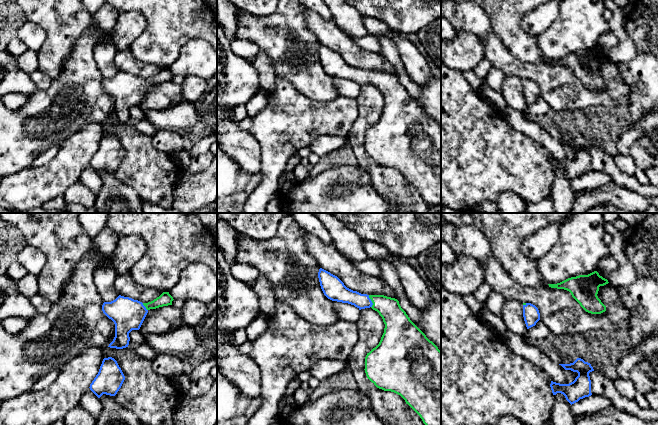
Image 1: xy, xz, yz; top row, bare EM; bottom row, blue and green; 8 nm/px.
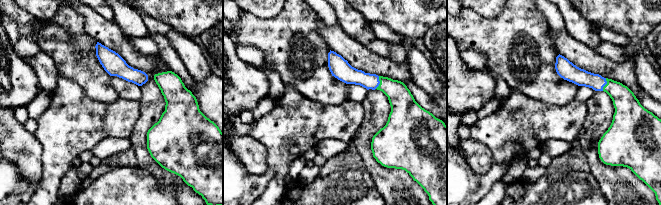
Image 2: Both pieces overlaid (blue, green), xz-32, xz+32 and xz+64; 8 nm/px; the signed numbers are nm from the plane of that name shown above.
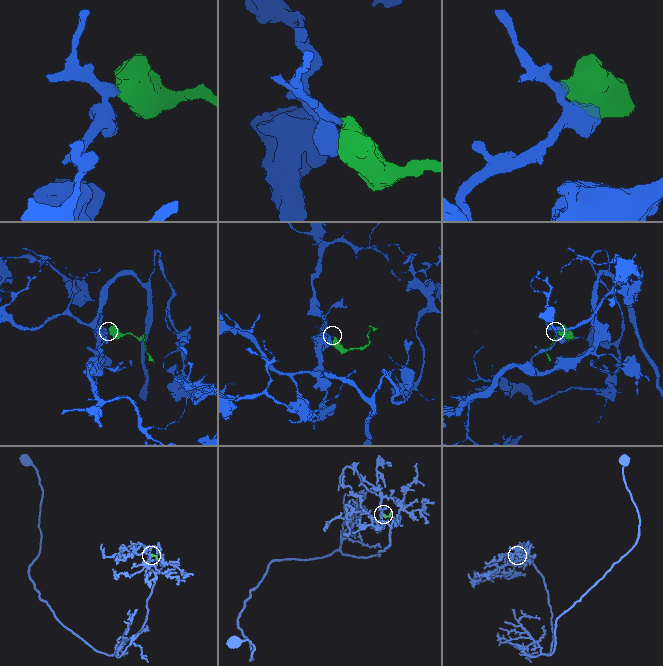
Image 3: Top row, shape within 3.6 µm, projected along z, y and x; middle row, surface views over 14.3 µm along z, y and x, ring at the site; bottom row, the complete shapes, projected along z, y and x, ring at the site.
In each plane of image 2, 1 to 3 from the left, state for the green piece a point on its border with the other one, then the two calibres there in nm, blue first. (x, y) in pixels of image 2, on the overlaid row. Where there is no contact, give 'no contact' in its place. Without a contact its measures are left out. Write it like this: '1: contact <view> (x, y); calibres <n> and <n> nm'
1: no contact
2: contact xz+32 (379, 82); calibres 140 and 200 nm
3: contact xz+64 (606, 83); calibres 140 and 200 nm

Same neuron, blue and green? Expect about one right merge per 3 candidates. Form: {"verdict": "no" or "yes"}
{"verdict": "yes"}

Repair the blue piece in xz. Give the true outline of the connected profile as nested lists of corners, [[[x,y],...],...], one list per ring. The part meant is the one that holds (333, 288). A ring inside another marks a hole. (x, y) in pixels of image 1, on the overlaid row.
[[[322,268],[318,278],[328,299],[354,305],[359,310],[371,307],[383,319],[385,328],[381,340],[365,357],[367,378],[377,388],[400,395],[425,425],[441,425],[441,351],[438,347],[410,320],[397,299],[353,291]]]

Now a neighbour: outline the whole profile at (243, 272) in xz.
[[[242,262],[232,264],[231,273],[235,279],[246,283],[250,287],[254,284],[256,278],[259,276],[259,272],[255,267]]]

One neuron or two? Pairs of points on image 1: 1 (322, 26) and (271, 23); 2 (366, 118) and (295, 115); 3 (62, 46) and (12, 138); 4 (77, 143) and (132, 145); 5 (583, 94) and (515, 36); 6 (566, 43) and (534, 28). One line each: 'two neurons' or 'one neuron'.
1: two neurons
2: two neurons
3: two neurons
4: two neurons
5: two neurons
6: two neurons

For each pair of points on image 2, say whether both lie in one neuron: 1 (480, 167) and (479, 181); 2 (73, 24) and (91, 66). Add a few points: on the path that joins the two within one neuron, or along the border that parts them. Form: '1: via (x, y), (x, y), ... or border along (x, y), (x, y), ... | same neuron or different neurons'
1: border along (465, 161), (475, 173), (486, 173), (493, 164) | different neurons
2: via (78, 34), (82, 42), (83, 56) | same neuron

